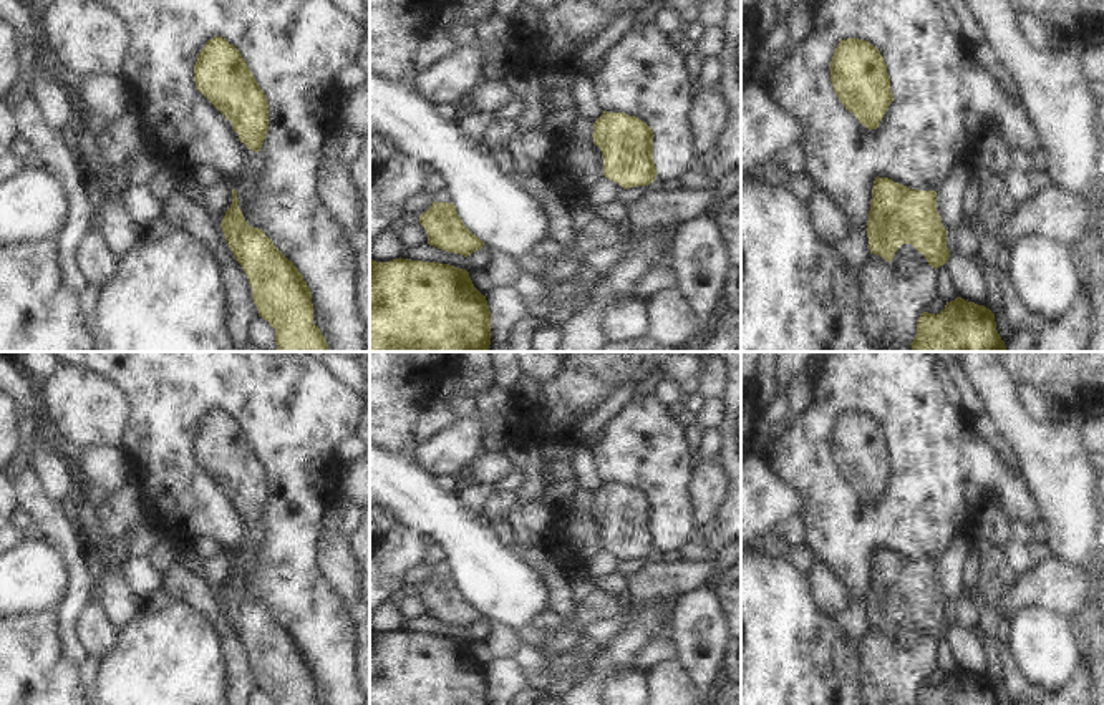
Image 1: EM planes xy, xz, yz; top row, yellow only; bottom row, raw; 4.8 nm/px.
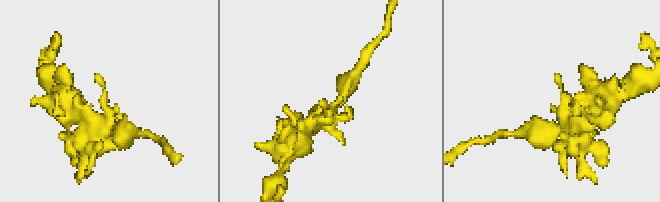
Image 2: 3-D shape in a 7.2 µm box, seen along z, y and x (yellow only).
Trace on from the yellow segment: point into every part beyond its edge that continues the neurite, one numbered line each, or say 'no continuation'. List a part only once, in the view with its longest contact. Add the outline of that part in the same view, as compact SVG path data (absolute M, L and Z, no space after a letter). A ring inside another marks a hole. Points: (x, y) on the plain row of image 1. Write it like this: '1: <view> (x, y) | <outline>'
no continuation

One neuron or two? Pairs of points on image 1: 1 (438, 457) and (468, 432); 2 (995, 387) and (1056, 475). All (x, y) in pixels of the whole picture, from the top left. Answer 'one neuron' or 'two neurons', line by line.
1: one neuron
2: one neuron

